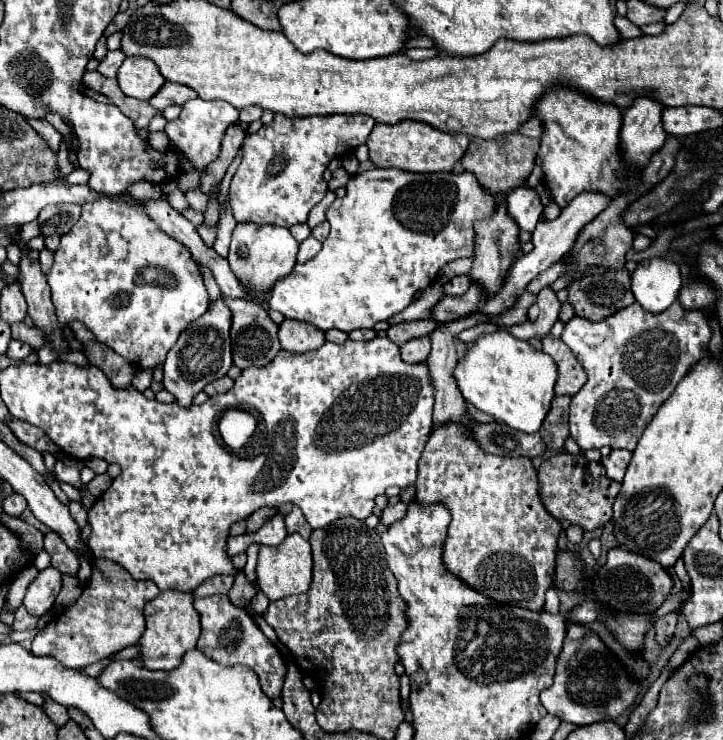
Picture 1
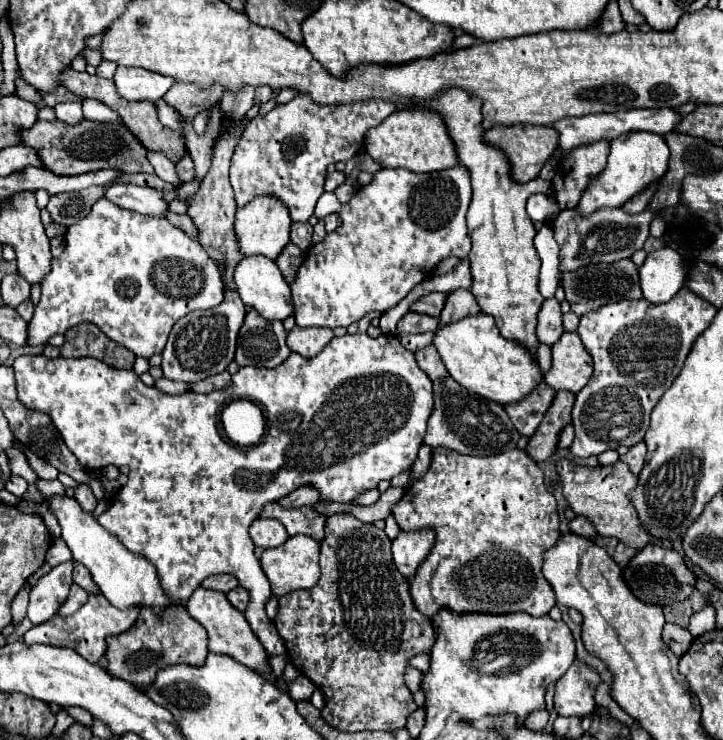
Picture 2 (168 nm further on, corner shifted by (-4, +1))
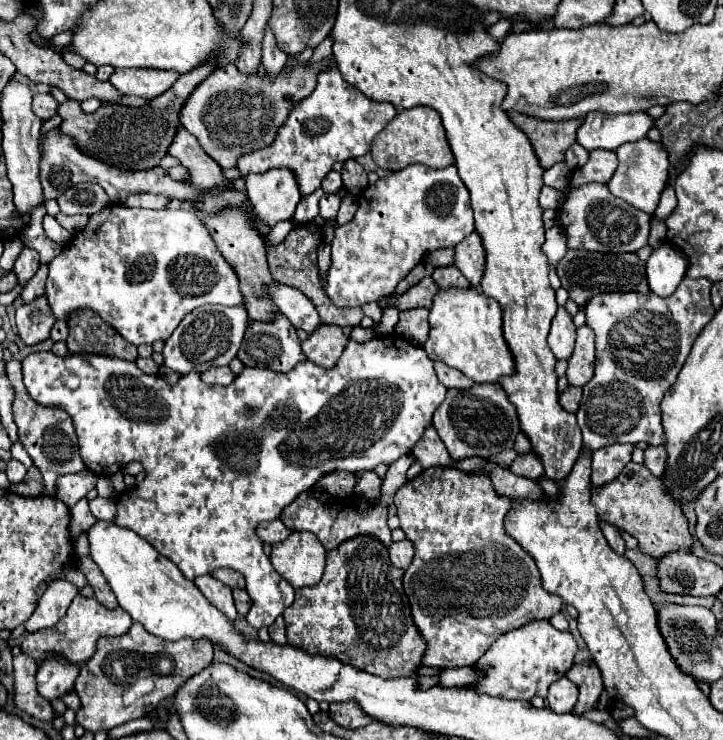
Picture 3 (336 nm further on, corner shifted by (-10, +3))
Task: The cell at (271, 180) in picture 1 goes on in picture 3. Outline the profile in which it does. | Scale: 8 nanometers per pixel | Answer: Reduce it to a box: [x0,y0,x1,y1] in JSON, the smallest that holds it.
[237,68,397,196]

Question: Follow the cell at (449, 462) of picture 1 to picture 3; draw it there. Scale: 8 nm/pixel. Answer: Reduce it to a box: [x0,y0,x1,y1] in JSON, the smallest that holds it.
[395,466,563,666]

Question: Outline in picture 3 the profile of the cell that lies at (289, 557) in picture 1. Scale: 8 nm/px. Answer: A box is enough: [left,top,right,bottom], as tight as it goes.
[271,532,325,586]

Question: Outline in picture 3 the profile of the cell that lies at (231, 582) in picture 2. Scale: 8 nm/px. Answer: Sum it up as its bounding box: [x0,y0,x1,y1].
[213,568,245,588]

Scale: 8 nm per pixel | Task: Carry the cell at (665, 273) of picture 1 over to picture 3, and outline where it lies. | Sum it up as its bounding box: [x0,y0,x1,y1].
[647,244,687,296]

